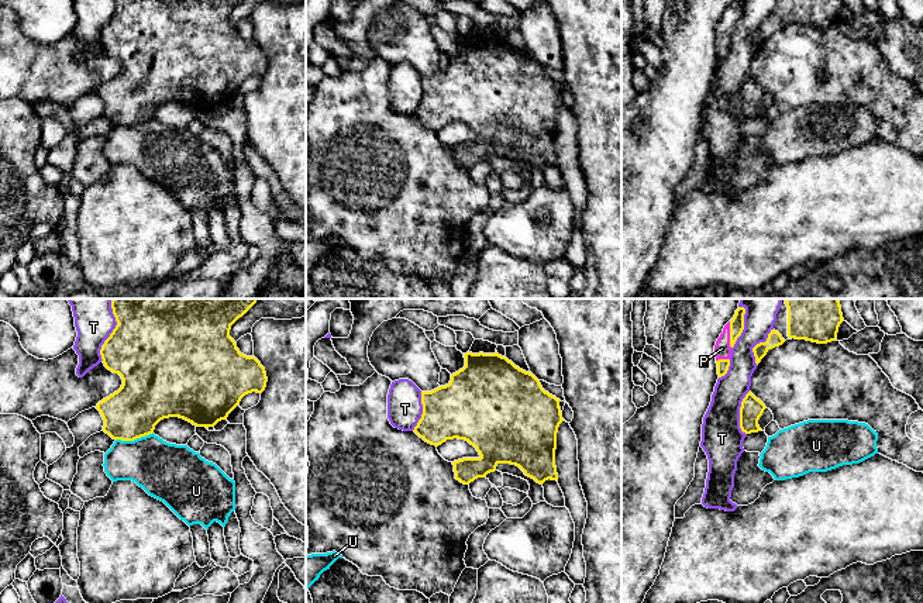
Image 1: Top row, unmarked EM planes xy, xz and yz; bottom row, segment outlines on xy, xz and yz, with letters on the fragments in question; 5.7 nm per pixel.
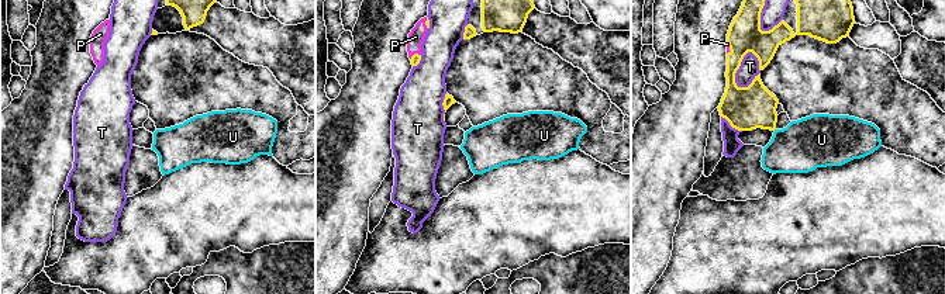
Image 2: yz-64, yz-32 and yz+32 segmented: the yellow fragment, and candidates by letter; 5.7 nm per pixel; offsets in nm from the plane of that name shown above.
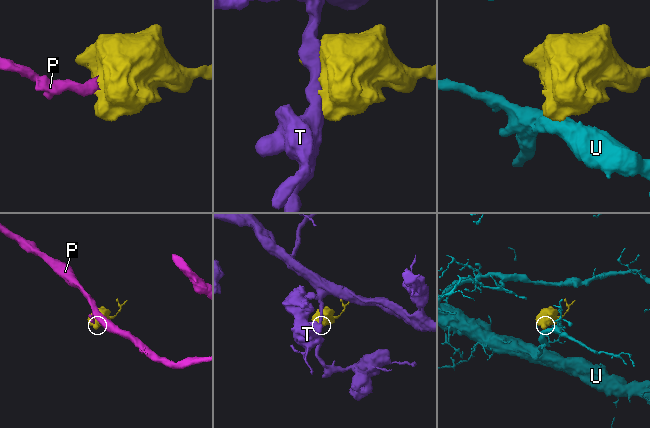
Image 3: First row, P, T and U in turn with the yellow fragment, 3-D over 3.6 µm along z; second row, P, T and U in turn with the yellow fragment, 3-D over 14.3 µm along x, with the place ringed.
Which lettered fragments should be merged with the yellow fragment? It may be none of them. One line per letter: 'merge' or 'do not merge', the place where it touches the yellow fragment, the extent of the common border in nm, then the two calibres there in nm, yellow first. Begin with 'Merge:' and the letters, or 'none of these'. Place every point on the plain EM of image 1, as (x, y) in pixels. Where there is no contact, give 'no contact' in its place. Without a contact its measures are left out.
Merge: P
P: merge | yz (730, 19) | 150 nm | 80/90 nm
T: do not merge | xy (107, 23) | 260 nm | 420/180 nm
U: do not merge | xy (134, 123) | 220 nm | 320/320 nm

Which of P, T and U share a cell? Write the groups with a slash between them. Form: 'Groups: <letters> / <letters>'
Groups: P / T / U

